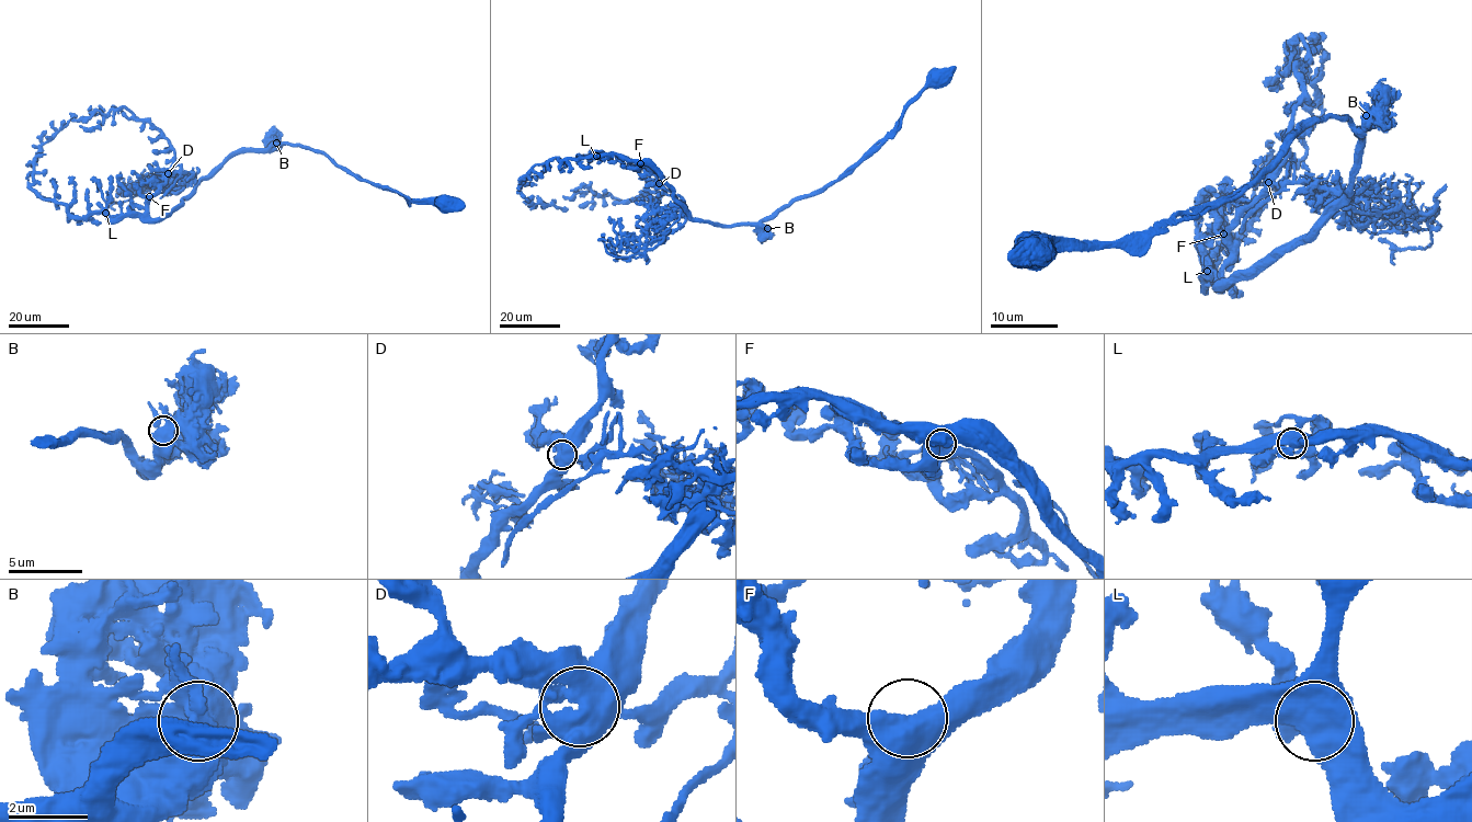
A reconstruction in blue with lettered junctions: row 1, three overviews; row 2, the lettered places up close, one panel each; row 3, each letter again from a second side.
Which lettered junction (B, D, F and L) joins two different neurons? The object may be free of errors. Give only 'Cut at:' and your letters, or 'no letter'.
Cut at: D

